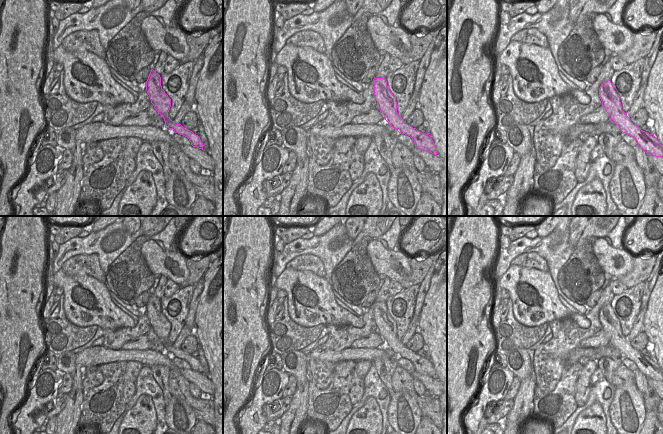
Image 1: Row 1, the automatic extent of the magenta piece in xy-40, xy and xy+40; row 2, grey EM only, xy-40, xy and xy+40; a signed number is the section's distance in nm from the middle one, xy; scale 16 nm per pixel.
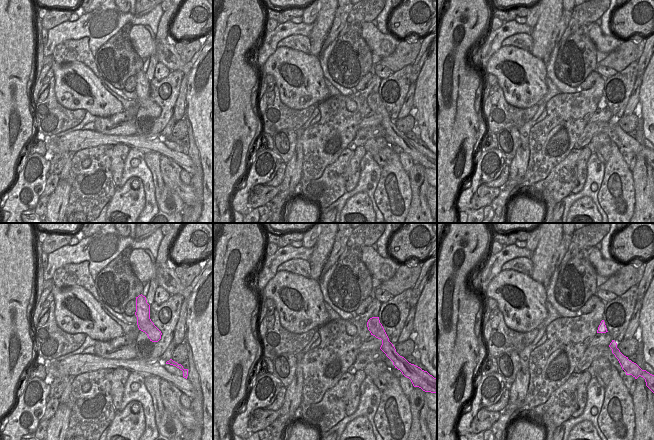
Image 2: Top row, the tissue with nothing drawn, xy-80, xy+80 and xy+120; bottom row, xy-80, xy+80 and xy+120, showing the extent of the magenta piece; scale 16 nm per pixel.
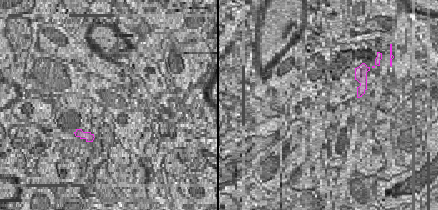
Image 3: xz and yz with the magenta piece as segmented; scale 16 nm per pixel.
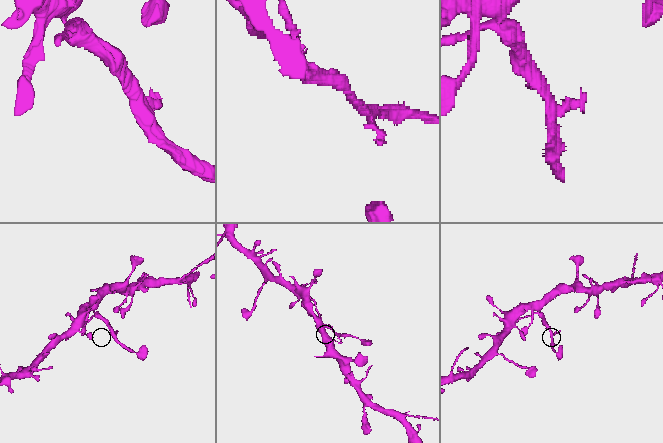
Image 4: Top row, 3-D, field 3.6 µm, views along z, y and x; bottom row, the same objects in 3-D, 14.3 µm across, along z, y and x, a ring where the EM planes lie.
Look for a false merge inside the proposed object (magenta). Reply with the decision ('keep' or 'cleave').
keep

